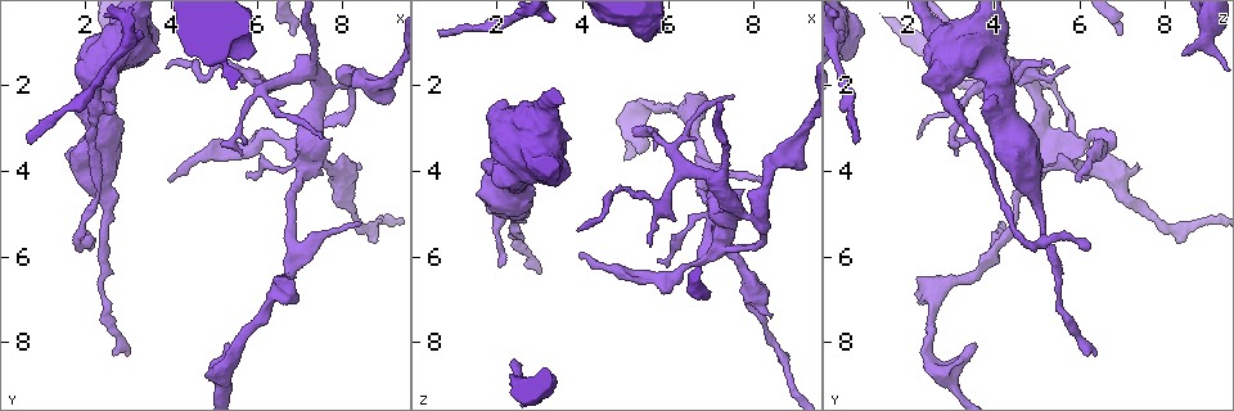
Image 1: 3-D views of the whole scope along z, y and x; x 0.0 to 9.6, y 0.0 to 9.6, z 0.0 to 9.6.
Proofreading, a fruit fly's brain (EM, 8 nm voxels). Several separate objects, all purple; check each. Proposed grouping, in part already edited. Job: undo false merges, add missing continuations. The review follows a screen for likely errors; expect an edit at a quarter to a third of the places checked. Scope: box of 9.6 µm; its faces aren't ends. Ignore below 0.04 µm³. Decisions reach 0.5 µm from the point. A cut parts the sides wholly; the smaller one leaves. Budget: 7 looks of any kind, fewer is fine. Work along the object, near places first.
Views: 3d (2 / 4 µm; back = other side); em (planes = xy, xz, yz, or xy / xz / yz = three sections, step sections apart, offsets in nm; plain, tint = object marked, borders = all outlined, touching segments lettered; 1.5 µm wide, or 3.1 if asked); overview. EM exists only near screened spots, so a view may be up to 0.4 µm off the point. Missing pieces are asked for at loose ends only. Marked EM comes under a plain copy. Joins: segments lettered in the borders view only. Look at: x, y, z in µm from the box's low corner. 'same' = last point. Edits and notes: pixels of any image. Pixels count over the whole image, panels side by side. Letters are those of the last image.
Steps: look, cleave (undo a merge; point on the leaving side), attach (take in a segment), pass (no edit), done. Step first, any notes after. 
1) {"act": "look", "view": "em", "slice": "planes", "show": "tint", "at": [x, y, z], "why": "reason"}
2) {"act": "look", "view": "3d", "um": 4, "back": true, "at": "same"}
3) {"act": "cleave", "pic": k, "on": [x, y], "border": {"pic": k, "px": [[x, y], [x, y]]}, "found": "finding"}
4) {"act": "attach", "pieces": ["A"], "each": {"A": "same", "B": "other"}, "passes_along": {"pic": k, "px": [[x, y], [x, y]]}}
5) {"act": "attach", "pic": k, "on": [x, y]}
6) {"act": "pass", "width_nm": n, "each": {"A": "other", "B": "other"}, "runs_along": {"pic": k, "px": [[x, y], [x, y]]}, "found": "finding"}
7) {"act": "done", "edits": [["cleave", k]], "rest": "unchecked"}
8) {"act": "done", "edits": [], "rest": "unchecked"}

{"act": "look", "view": "3d", "um": 2, "at": [2.35, 1.25, 8.45], "why": "branch stops here"}

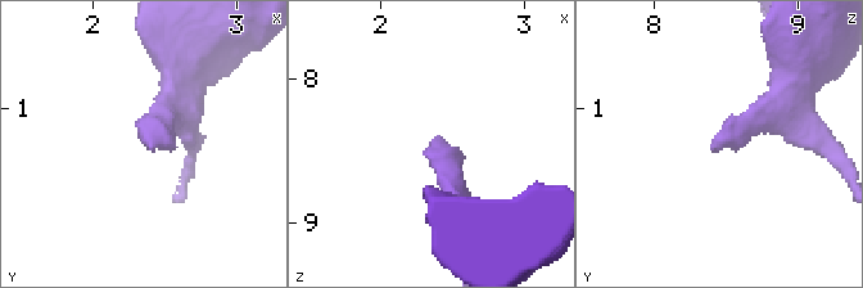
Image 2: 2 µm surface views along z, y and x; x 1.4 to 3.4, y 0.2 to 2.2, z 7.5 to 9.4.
{"act": "look", "view": "em", "slice": "planes", "show": "borders", "at": [2.38, 1.26, 8.42]}

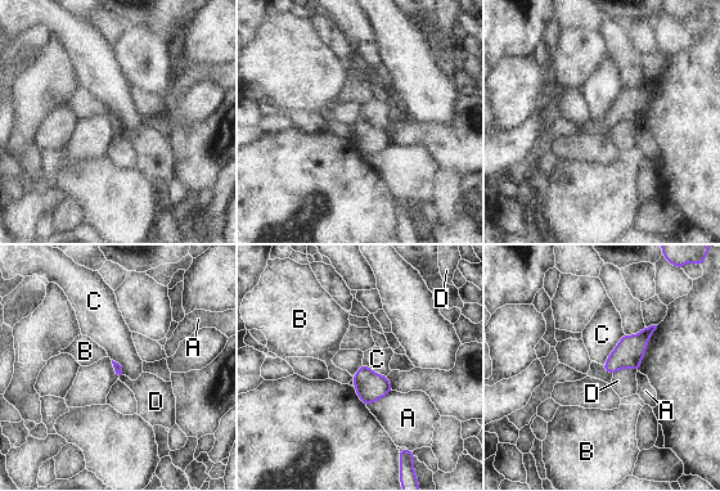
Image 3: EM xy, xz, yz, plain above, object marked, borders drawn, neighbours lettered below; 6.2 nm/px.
{"act": "pass", "longest_contact_nm": ["C", 240], "each": {"A": "other", "B": "other", "C": "other", "D": "other"}, "found": "no lettered segment goes on from it"}

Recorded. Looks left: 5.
{"act": "look", "view": "em", "slice": "planes", "show": "borders", "at": [6.40, 3.25, 6.20], "why": "calibre changes"}

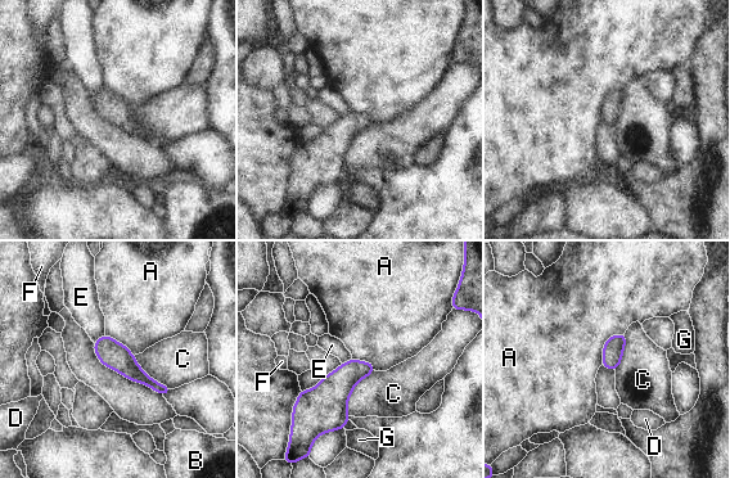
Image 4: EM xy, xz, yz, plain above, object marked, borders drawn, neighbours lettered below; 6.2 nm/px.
{"act": "pass", "each": {"A": "other", "B": "other", "C": "other", "D": "other", "E": "other", "F": "other", "G": "other"}, "border": {"pic": 4, "px": [[623, 333], [605, 342], [602, 364]]}, "found": "all the same cell"}

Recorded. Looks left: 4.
{"act": "look", "view": "em", "slice": "planes", "show": "borders", "at": [8.45, 5.20, 4.15], "why": "an open end"}

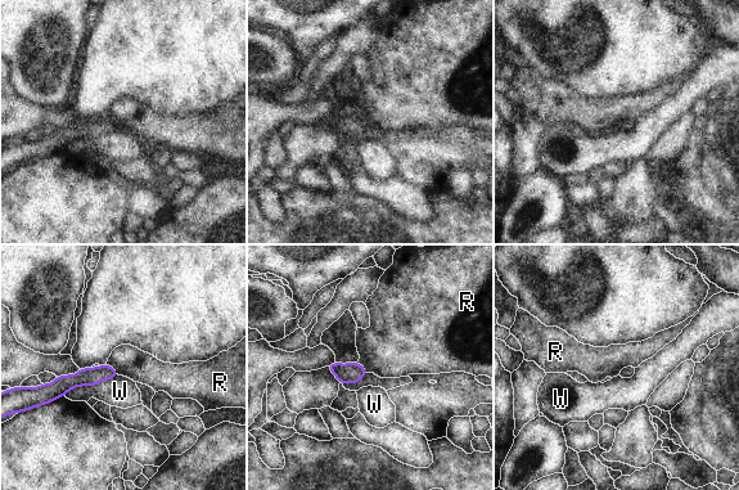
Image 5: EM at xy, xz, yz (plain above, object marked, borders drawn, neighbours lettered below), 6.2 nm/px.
{"act": "pass", "each": {"R": "other", "W": "other"}, "found": "no lettered segment goes on from it"}

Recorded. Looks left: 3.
{"act": "done", "edits": [], "rest": "unchecked"}

